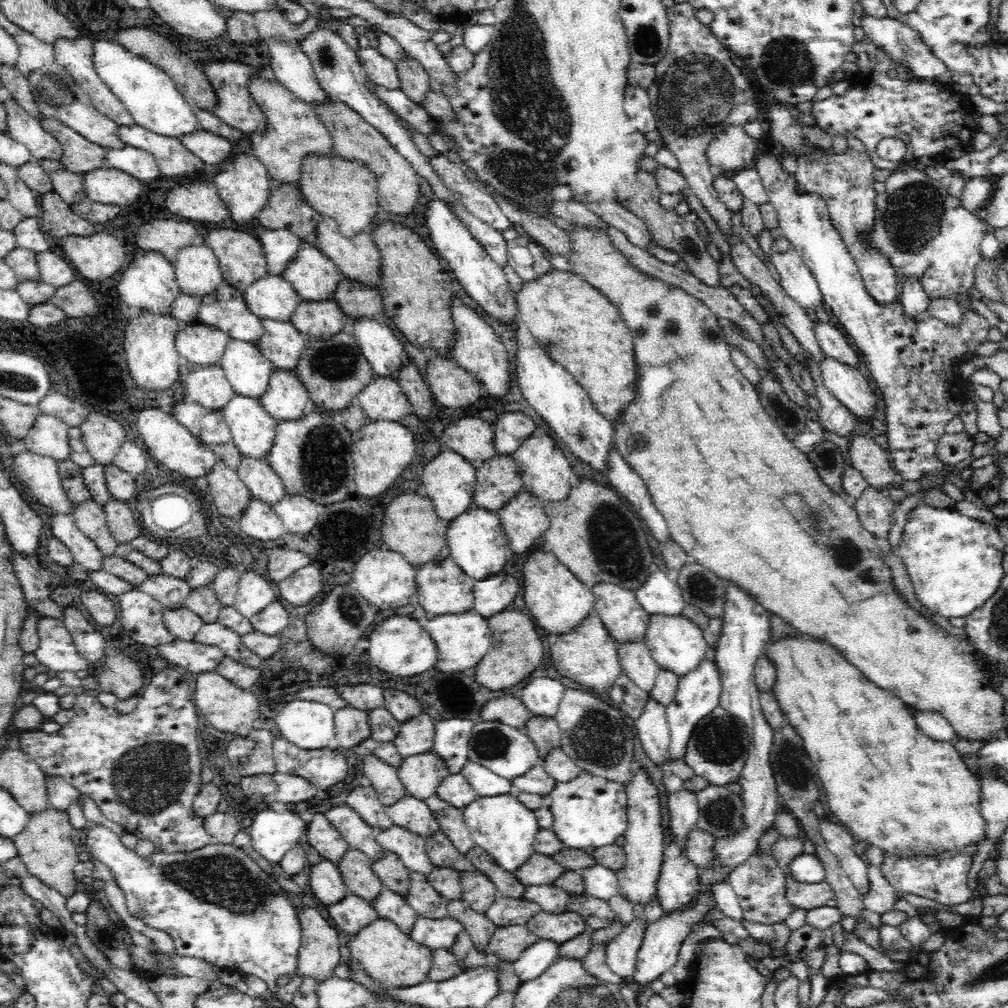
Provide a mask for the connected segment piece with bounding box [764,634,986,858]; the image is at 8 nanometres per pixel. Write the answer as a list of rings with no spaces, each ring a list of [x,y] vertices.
[[[799,634],[770,642],[764,653],[773,662],[776,669],[776,680],[771,690],[787,718],[787,723],[791,724],[791,727],[802,737],[807,755],[816,764],[820,781],[824,782],[824,790],[826,790],[826,798],[828,798],[828,806],[830,806],[832,814],[836,815],[838,822],[841,822],[843,826],[850,828],[850,833],[855,840],[864,840],[878,846],[884,854],[896,854],[904,858],[914,855],[937,855],[942,851],[965,851],[968,847],[974,847],[974,853],[977,854],[982,840],[985,839],[986,826],[986,821],[981,815],[979,797],[981,785],[978,777],[975,777],[975,774],[962,761],[962,755],[956,751],[953,742],[934,740],[922,734],[920,728],[916,726],[912,712],[900,698],[892,696],[892,693],[888,694],[887,690],[882,690],[876,684],[872,684],[870,680],[866,680],[866,676],[862,676],[862,672],[858,672],[854,666],[846,664],[846,660],[842,660],[842,656],[838,656],[838,652],[834,652],[834,648],[830,648],[830,644],[822,644],[820,640],[810,640],[808,636]]]

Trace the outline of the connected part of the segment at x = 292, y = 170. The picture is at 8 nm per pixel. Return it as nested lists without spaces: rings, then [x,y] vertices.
[[[254,78],[247,81],[247,89],[255,104],[266,115],[266,132],[252,132],[249,139],[250,151],[266,166],[274,184],[298,184],[302,171],[302,160],[311,153],[335,153],[332,135],[321,123],[318,113],[312,105],[298,99],[279,82],[270,82],[266,78]]]

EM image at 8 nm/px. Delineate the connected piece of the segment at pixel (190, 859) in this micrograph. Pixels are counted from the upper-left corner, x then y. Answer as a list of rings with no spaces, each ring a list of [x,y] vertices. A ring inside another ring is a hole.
[[[97,824],[88,830],[83,849],[110,868],[113,881],[124,893],[127,911],[134,914],[134,908],[141,908],[141,915],[134,918],[142,920],[154,930],[170,934],[175,951],[180,956],[202,959],[241,976],[261,978],[268,985],[268,993],[276,992],[282,1006],[290,1005],[303,979],[297,970],[297,956],[302,944],[301,924],[296,908],[284,893],[275,891],[273,885],[277,884],[274,878],[258,866],[256,860],[233,843],[210,843],[192,852],[154,851],[143,858],[134,849],[126,847],[120,841],[120,836],[109,828]],[[282,976],[290,977],[290,982],[286,986],[277,986],[277,980]]]

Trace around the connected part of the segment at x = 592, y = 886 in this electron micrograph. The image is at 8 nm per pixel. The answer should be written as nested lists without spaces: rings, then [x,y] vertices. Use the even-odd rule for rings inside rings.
[[[596,864],[581,871],[585,884],[585,894],[609,900],[619,893],[619,880],[616,871]]]

